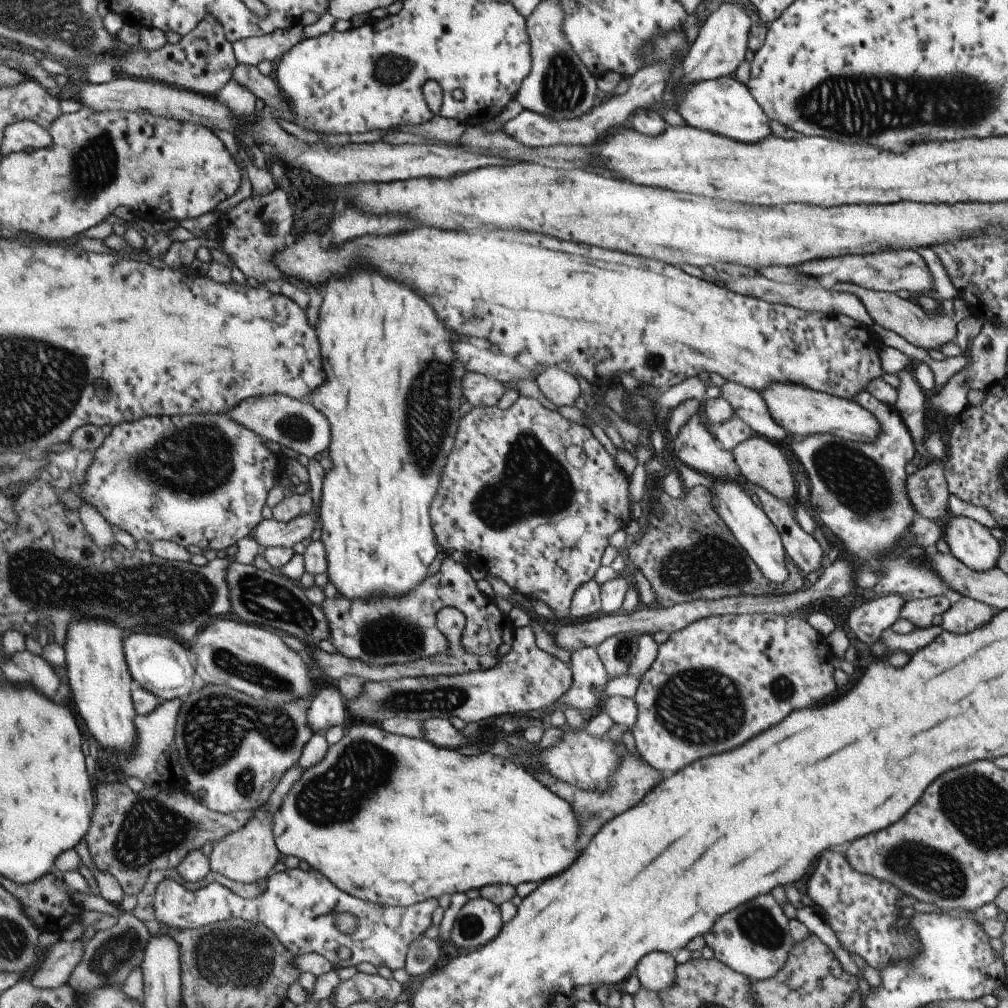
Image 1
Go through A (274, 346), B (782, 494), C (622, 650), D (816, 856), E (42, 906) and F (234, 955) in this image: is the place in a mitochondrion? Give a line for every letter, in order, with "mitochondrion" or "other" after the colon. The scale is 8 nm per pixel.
A: other
B: other
C: mitochondrion
D: other
E: mitochondrion
F: mitochondrion

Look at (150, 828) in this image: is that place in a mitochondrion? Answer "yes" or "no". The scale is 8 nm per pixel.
yes

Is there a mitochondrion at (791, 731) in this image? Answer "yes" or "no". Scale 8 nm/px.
no

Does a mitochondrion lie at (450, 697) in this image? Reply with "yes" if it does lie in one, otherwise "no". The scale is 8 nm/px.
yes

